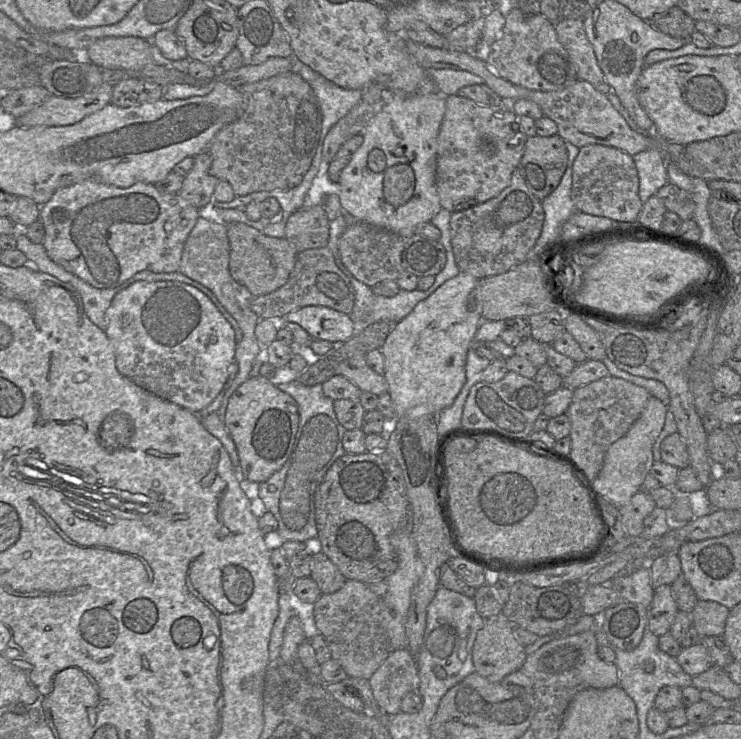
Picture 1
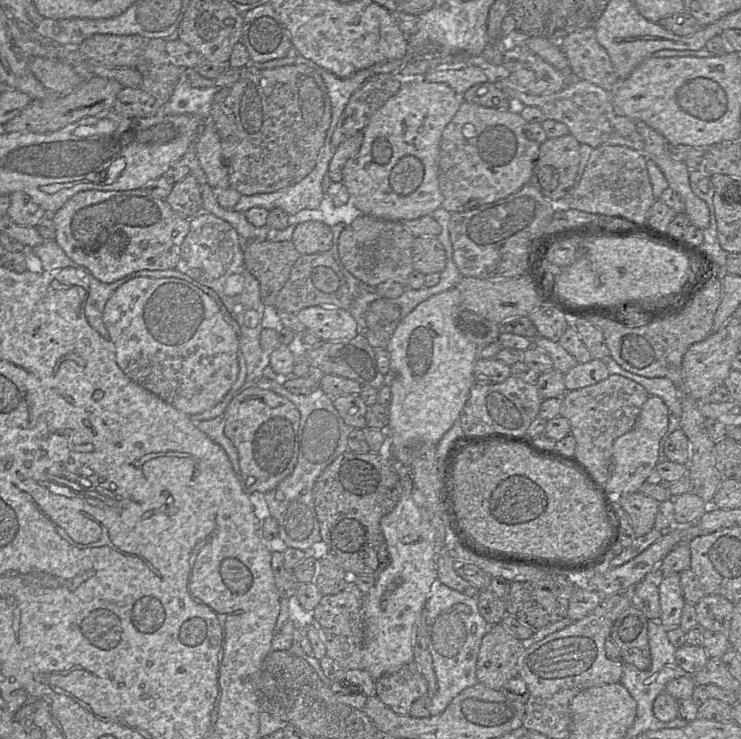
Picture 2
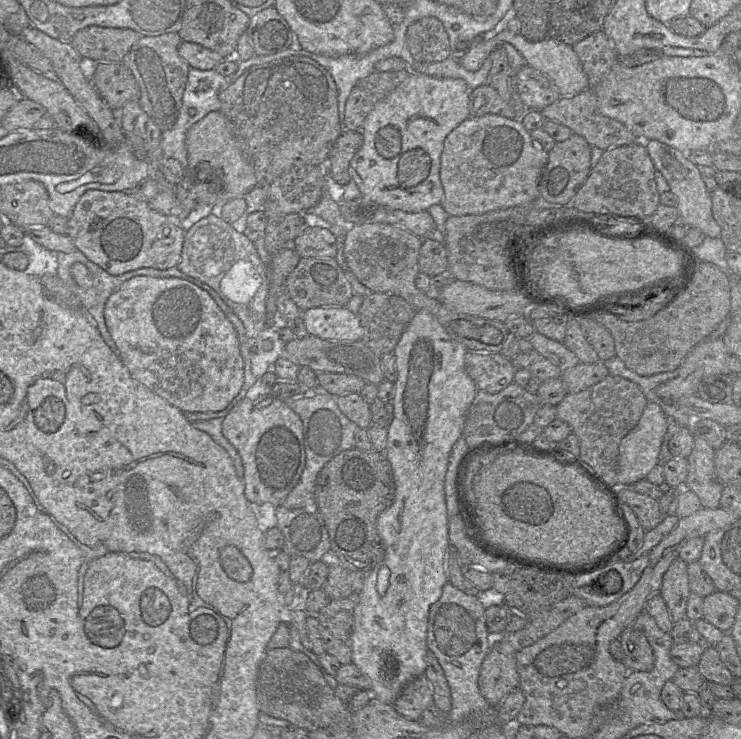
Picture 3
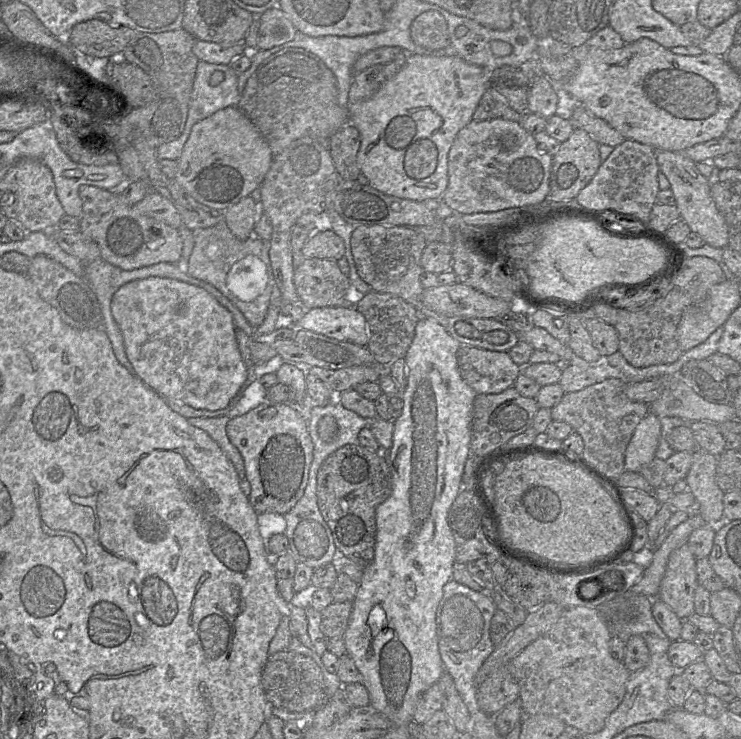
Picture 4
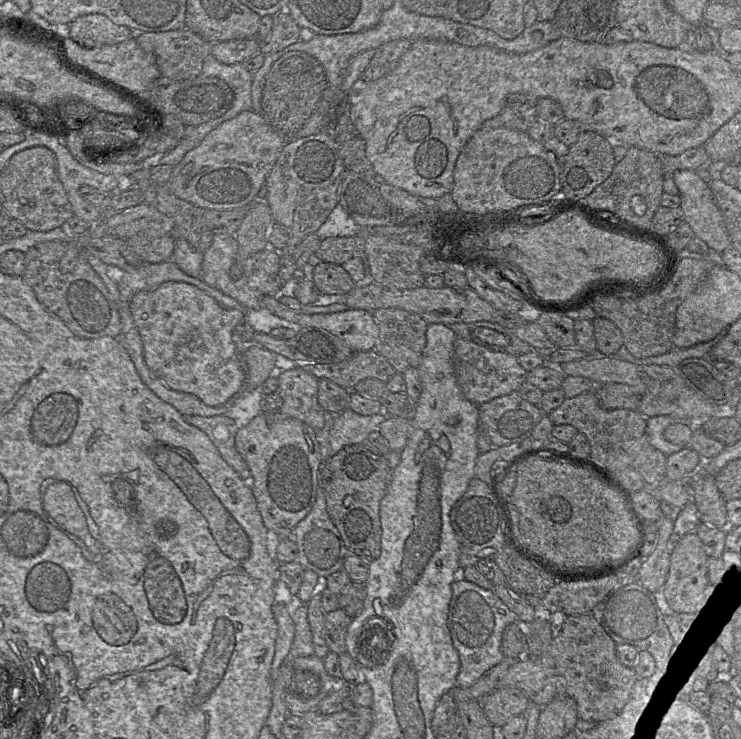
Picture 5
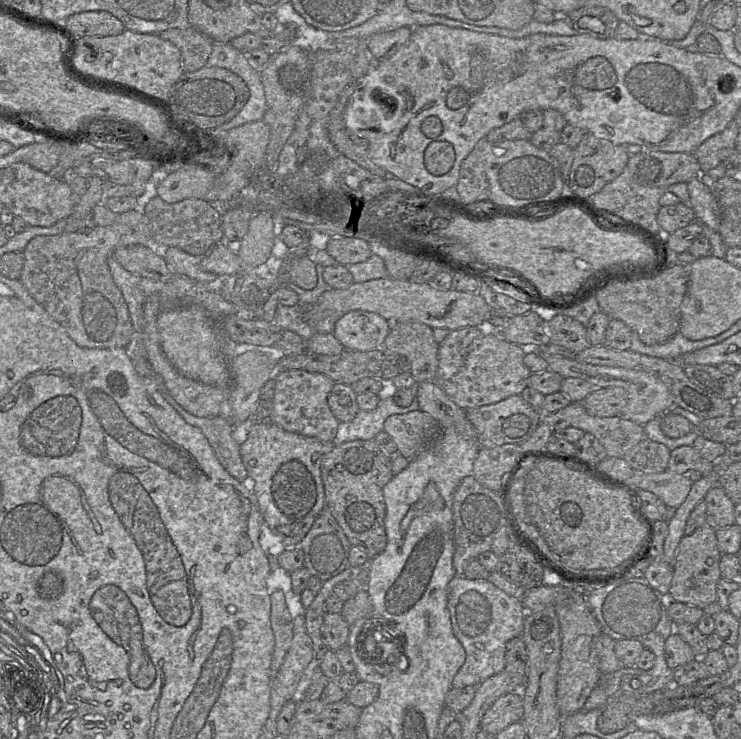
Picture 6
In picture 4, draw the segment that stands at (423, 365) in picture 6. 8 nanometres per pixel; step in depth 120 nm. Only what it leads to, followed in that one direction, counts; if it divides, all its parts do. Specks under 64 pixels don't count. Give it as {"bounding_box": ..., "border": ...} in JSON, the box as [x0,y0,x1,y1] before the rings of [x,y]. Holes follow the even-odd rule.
{"bounding_box":[356,291,421,368],"border":[[[370,291],[358,299],[356,309],[363,314],[367,322],[369,341],[366,347],[374,356],[375,362],[388,368],[393,362],[404,359],[421,318],[418,310],[393,294],[375,291]]]}

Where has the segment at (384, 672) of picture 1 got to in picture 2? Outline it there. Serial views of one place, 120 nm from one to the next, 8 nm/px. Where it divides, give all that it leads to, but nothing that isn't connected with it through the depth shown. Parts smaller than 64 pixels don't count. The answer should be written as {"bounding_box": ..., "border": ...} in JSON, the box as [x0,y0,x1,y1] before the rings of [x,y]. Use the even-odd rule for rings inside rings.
{"bounding_box":[375,661,427,716],"border":[[[415,661],[375,681],[375,695],[402,716],[409,716],[411,705],[427,691],[427,682]]]}

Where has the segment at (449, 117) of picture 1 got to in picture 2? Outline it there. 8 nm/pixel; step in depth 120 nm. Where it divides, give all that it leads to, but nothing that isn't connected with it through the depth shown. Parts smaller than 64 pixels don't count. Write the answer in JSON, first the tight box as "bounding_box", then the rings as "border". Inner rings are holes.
{"bounding_box":[438,101,541,213],"border":[[[463,101],[441,136],[438,171],[439,188],[443,196],[441,207],[453,213],[483,204],[491,204],[529,184],[541,143],[526,137],[526,123],[519,114],[517,104],[508,110],[496,110]],[[466,124],[473,126],[471,138],[465,138],[462,133],[462,128]]]}

